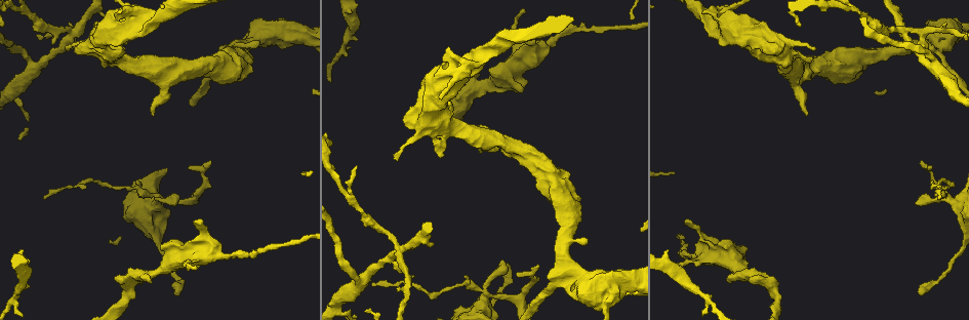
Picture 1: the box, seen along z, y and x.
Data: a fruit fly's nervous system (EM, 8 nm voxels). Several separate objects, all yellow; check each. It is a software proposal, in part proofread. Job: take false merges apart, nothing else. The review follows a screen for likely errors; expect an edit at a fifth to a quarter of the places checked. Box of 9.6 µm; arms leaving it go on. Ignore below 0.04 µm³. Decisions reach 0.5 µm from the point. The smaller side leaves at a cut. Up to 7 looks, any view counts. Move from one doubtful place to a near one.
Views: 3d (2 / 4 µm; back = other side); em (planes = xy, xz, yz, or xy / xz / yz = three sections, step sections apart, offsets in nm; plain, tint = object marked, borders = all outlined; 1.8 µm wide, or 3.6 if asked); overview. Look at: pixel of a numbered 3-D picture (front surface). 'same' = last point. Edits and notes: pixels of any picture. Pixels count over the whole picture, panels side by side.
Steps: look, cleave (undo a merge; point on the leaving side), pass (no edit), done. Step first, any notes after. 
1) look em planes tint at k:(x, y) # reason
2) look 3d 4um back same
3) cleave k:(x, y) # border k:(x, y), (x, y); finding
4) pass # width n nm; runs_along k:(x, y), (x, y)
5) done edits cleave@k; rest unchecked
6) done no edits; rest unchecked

look em 3.6um planes plain at 1:(399, 250) # a fork

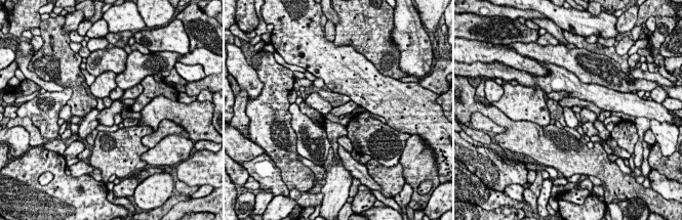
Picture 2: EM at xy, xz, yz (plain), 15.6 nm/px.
look em 3.6um planes tint same

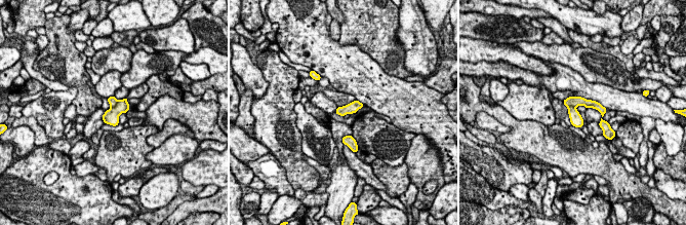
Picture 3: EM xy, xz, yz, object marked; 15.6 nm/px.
cleave 3:(111, 116) # border 3:(118, 101), (111, 107); two neurons meet here

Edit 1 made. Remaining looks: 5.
look 3d 4um at 1:(433, 113) # a fork

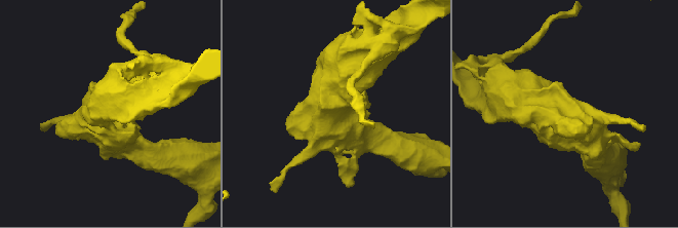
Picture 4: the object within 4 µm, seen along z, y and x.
look em 3.6um planes tint at 4:(332, 114) # need the tissue

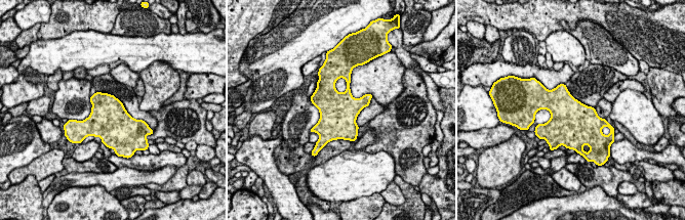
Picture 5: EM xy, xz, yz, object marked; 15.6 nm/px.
pass # continuous, no second neuron

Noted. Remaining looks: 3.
look 3d 4um back at 1:(713, 22) # thick turns thin

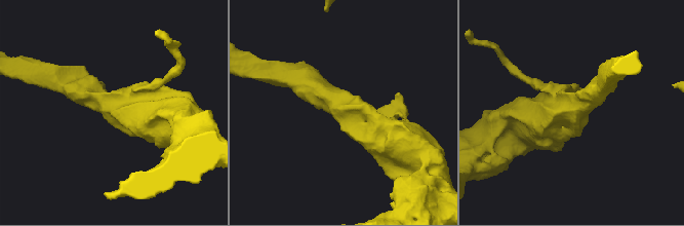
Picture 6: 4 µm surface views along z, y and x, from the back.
look em 3.6um planes tint at 6:(567, 112) # shape alone is not enough

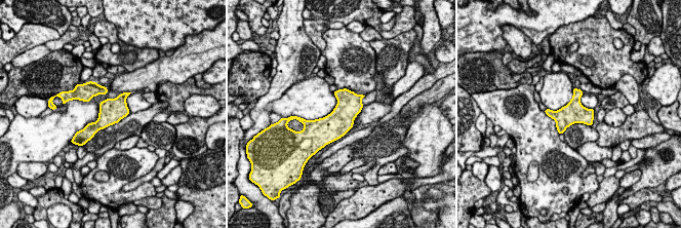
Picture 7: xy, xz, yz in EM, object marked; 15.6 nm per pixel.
pass # continuous, no second neuron

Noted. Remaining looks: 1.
done edits cleave@3; rest unchecked

